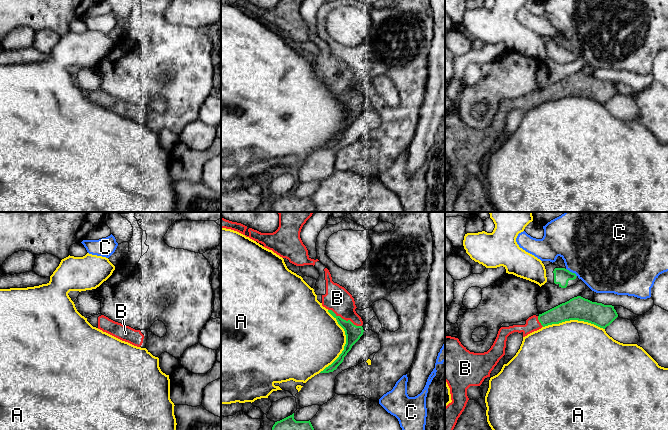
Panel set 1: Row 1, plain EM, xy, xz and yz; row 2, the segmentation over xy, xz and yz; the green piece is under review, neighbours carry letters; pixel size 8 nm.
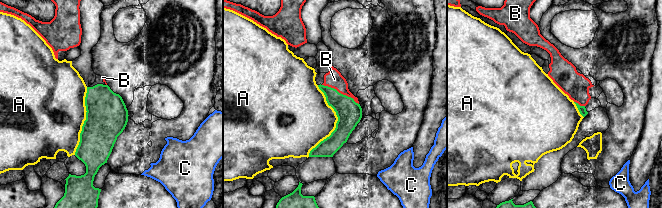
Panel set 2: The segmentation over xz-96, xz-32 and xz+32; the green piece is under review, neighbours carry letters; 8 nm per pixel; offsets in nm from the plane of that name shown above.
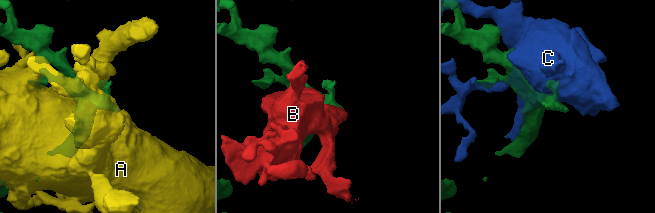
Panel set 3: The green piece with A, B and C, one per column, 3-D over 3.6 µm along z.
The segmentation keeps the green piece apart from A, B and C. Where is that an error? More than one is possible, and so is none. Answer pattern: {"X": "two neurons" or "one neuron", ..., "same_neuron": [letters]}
{"A": "two neurons", "B": "one neuron", "C": "two neurons", "same_neuron": ["B"]}

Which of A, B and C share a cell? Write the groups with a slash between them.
A / B / C

